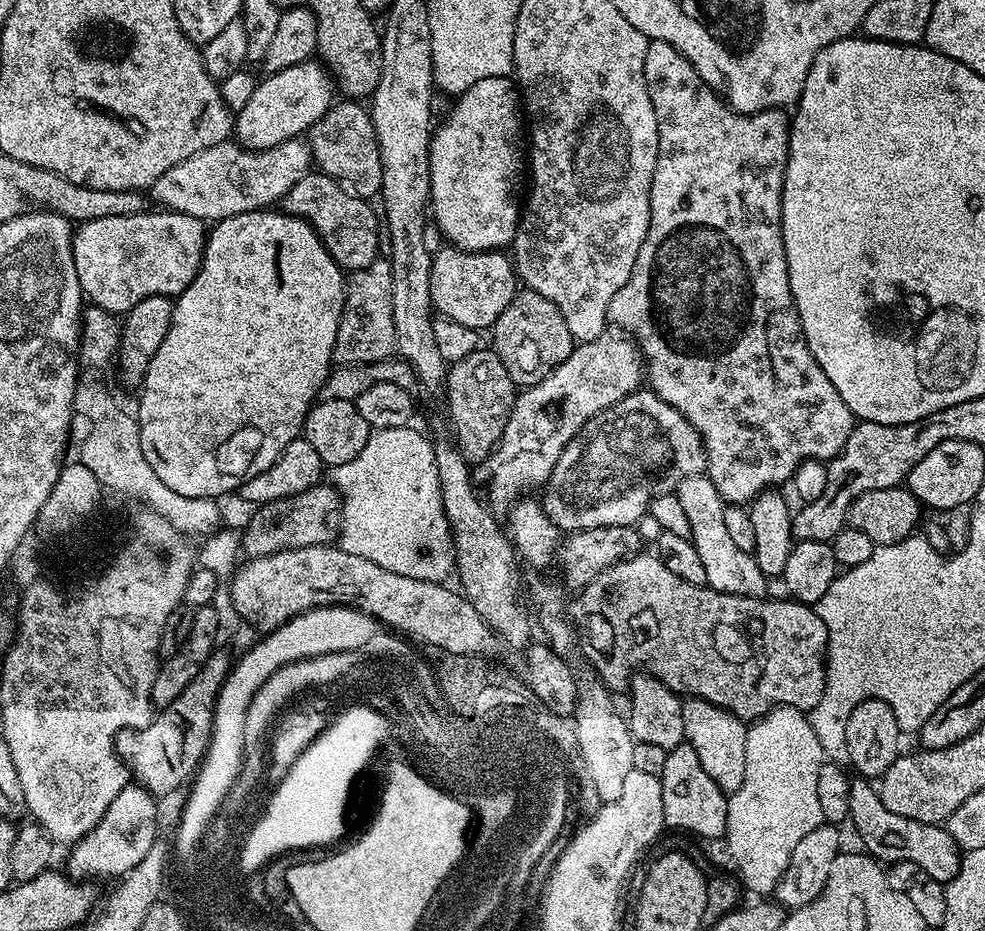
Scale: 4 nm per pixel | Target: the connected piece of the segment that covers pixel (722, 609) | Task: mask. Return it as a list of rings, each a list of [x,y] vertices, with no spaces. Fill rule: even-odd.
[[[644,555],[629,556],[627,560],[620,560],[616,564],[611,564],[609,568],[602,570],[602,574],[598,574],[589,584],[584,585],[575,593],[576,601],[572,604],[570,620],[578,633],[579,647],[580,644],[584,647],[585,658],[592,663],[592,668],[596,671],[593,673],[604,683],[605,688],[617,690],[616,688],[625,687],[624,689],[627,689],[633,677],[643,670],[647,675],[661,680],[671,692],[684,698],[697,696],[706,702],[714,702],[718,707],[726,709],[727,712],[733,712],[738,719],[745,722],[757,721],[761,716],[767,715],[769,711],[779,705],[809,710],[819,704],[825,686],[828,628],[824,624],[824,619],[817,614],[815,607],[802,604],[800,601],[791,598],[785,600],[750,598],[749,596],[735,596],[725,592],[716,592],[707,586],[699,588],[690,582],[682,582],[682,578],[678,578],[678,574],[666,570],[666,566],[660,561],[659,555]]]

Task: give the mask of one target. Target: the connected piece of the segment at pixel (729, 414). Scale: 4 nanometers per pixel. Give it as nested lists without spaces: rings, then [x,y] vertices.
[[[649,40],[644,59],[644,81],[658,122],[658,162],[654,170],[654,182],[650,186],[650,226],[626,286],[622,286],[622,290],[618,290],[610,302],[608,324],[617,324],[624,331],[621,333],[634,341],[646,365],[646,380],[652,383],[649,384],[651,391],[656,392],[658,398],[670,402],[670,406],[677,408],[698,430],[700,443],[704,445],[708,459],[706,475],[720,497],[728,504],[748,506],[760,493],[782,486],[780,484],[787,485],[807,460],[827,462],[837,456],[858,423],[850,406],[846,406],[842,394],[834,390],[834,382],[826,378],[822,366],[818,366],[810,346],[804,341],[802,322],[792,297],[782,228],[784,175],[792,134],[790,116],[779,108],[767,108],[765,112],[751,114],[735,112],[670,42]]]

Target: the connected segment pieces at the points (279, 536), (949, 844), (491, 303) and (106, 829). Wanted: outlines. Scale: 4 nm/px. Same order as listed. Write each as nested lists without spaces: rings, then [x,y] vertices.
[[[321,482],[302,494],[290,498],[261,504],[255,509],[248,529],[243,529],[242,540],[245,545],[252,544],[252,552],[268,556],[291,548],[305,548],[315,544],[332,544],[337,539],[340,526],[341,507],[339,493],[329,483]]]
[[[856,778],[852,780],[850,786],[850,824],[856,827],[856,832],[860,835],[863,851],[867,855],[876,857],[881,862],[895,862],[898,860],[909,860],[918,866],[922,866],[922,870],[926,870],[926,874],[930,874],[930,878],[938,878],[940,884],[949,884],[958,874],[960,869],[960,861],[962,859],[962,849],[956,844],[954,838],[948,832],[948,829],[939,824],[927,824],[926,822],[914,822],[914,818],[902,818],[902,814],[894,814],[890,810],[886,810],[886,806],[882,806],[879,791],[875,787],[872,788],[867,779]]]
[[[444,246],[432,257],[430,270],[430,298],[433,309],[443,319],[453,320],[467,328],[491,329],[492,323],[510,306],[518,291],[518,273],[513,261],[500,250],[467,252],[461,248]]]
[[[129,782],[120,791],[118,798],[110,802],[110,810],[106,810],[102,822],[98,822],[98,826],[94,826],[94,830],[90,830],[90,834],[83,836],[69,851],[72,853],[68,856],[69,869],[67,868],[67,871],[76,878],[96,878],[92,876],[123,878],[127,876],[131,868],[138,866],[138,862],[146,858],[150,846],[154,846],[158,838],[157,803],[157,797],[151,792],[146,791],[138,783]]]

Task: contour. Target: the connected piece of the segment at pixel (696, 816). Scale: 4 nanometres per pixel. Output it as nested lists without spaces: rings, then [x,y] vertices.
[[[687,742],[668,749],[666,766],[659,778],[664,822],[669,829],[681,828],[684,832],[693,832],[700,840],[718,839],[725,835],[729,797],[714,782],[714,778],[710,778],[710,774],[702,770],[698,754],[694,754]]]

